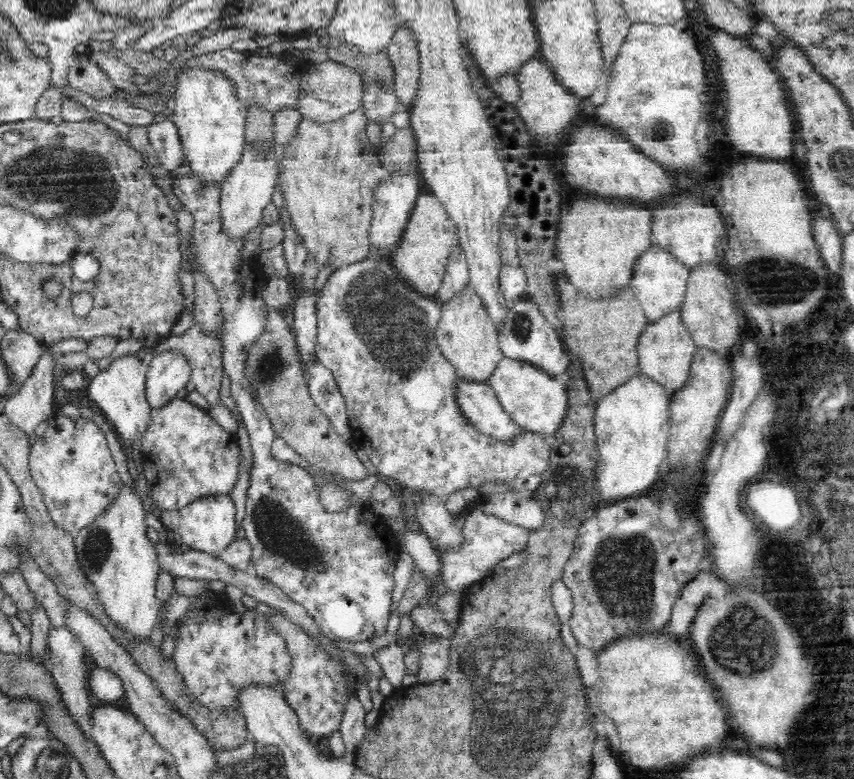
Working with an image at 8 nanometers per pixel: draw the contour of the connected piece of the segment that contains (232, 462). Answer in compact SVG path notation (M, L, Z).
M174 397L160 408L151 408L140 453L148 494L157 513L179 512L197 498L232 492L240 480L240 452L236 433L228 432L209 411L192 401Z

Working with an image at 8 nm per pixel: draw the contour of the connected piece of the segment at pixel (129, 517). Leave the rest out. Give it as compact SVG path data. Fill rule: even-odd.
M122 483L105 512L75 536L80 567L98 589L106 613L120 627L140 637L153 632L161 606L156 589L162 569L157 546L148 537L146 513L136 488Z

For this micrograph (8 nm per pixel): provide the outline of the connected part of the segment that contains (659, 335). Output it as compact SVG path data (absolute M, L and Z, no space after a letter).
M679 312L664 316L655 323L648 323L638 340L638 358L641 374L663 387L671 397L676 390L684 388L691 375L692 359L698 346L684 326Z

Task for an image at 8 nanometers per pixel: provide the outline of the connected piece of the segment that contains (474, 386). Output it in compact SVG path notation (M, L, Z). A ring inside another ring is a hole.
M457 377L455 389L455 401L461 416L478 432L501 441L507 441L522 432L523 429L504 412L487 382Z

